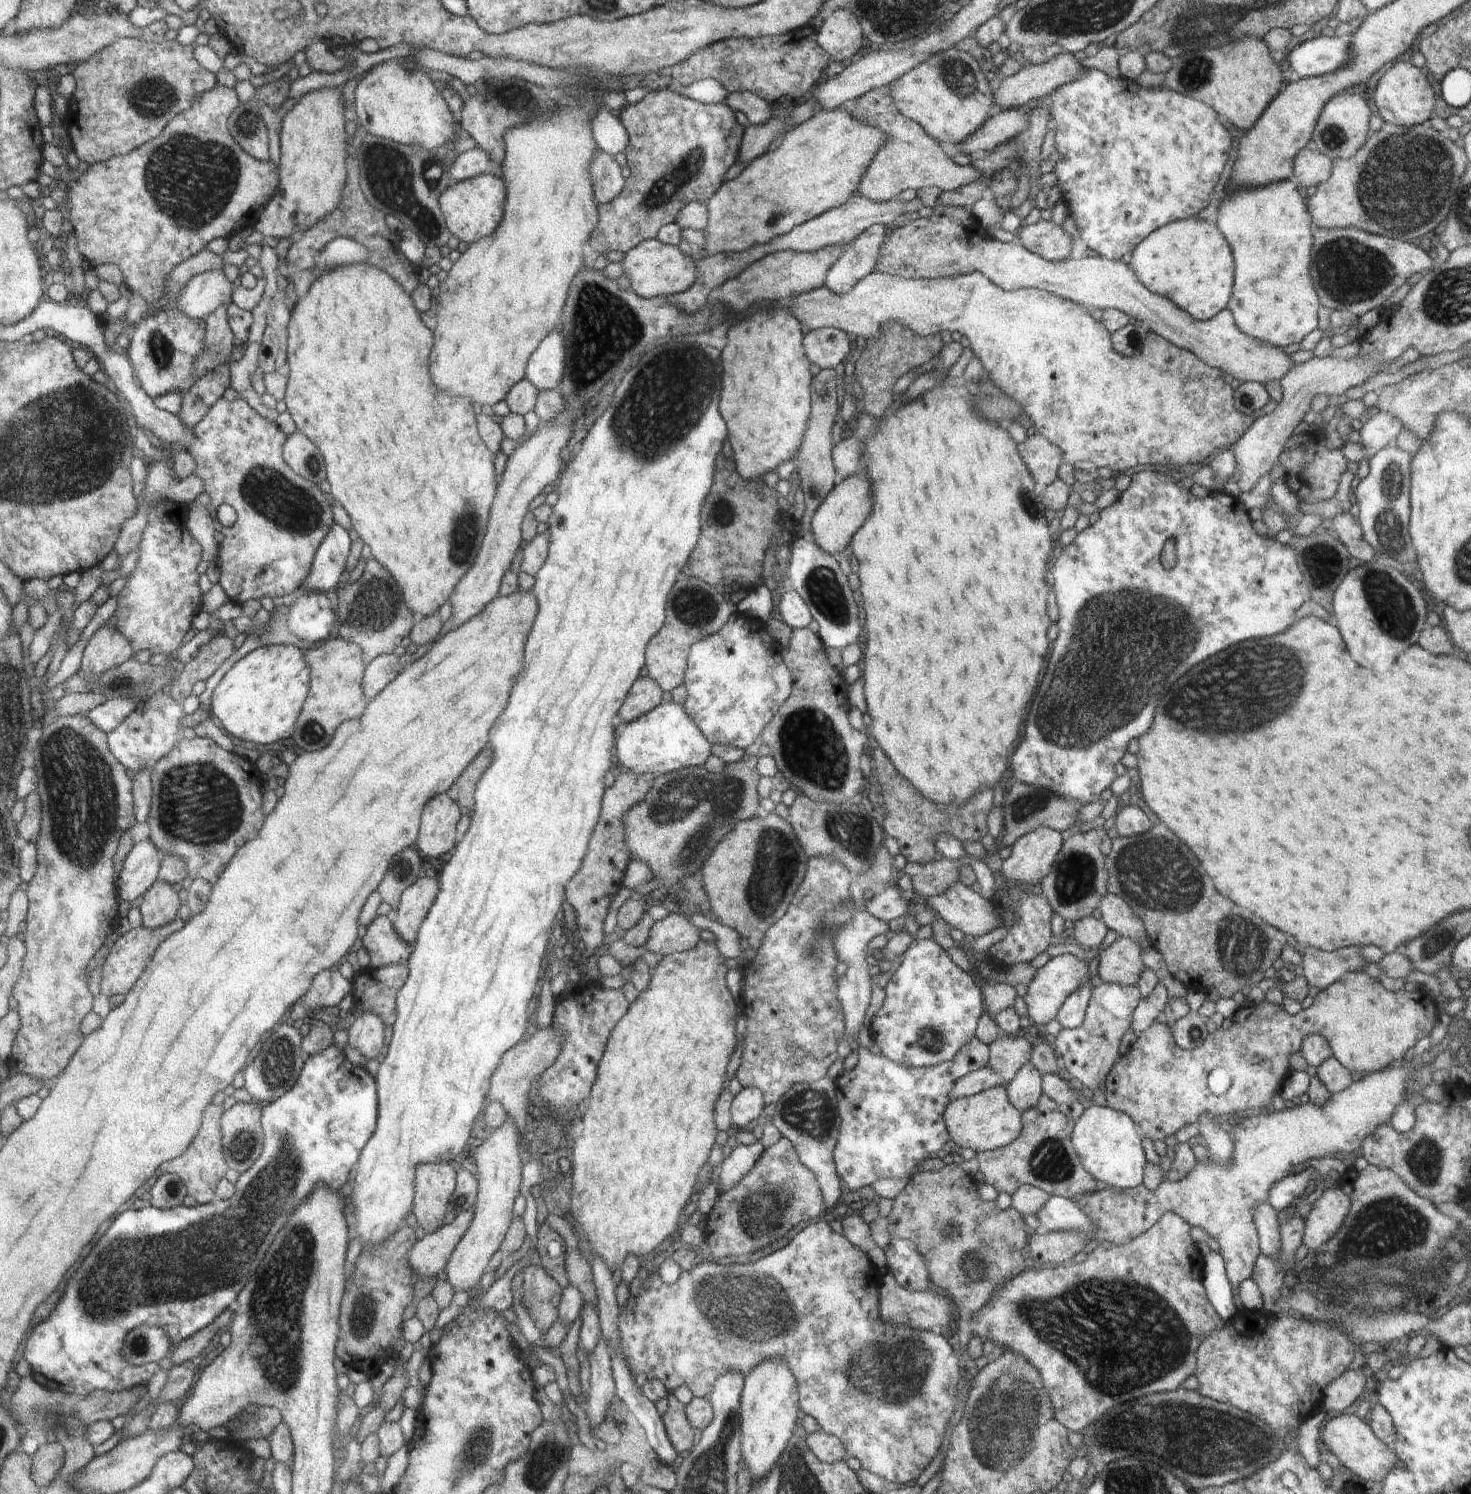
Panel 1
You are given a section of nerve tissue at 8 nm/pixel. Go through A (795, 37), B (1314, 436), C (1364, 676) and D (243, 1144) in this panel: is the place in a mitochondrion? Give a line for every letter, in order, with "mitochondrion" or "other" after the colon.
A: other
B: other
C: other
D: mitochondrion

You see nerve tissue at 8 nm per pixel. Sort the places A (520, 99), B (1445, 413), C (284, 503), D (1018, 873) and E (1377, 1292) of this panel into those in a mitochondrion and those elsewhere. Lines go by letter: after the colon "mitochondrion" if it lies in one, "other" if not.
A: mitochondrion
B: other
C: mitochondrion
D: other
E: mitochondrion

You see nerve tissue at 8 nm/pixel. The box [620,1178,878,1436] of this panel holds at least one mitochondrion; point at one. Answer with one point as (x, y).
(722, 1303)

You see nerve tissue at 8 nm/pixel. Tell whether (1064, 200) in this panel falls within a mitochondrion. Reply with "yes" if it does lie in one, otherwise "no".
no

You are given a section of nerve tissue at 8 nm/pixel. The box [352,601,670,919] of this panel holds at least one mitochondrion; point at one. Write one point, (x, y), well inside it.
(401, 869)

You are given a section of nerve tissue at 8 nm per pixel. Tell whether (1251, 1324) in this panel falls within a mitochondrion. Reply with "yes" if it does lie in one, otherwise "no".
no

